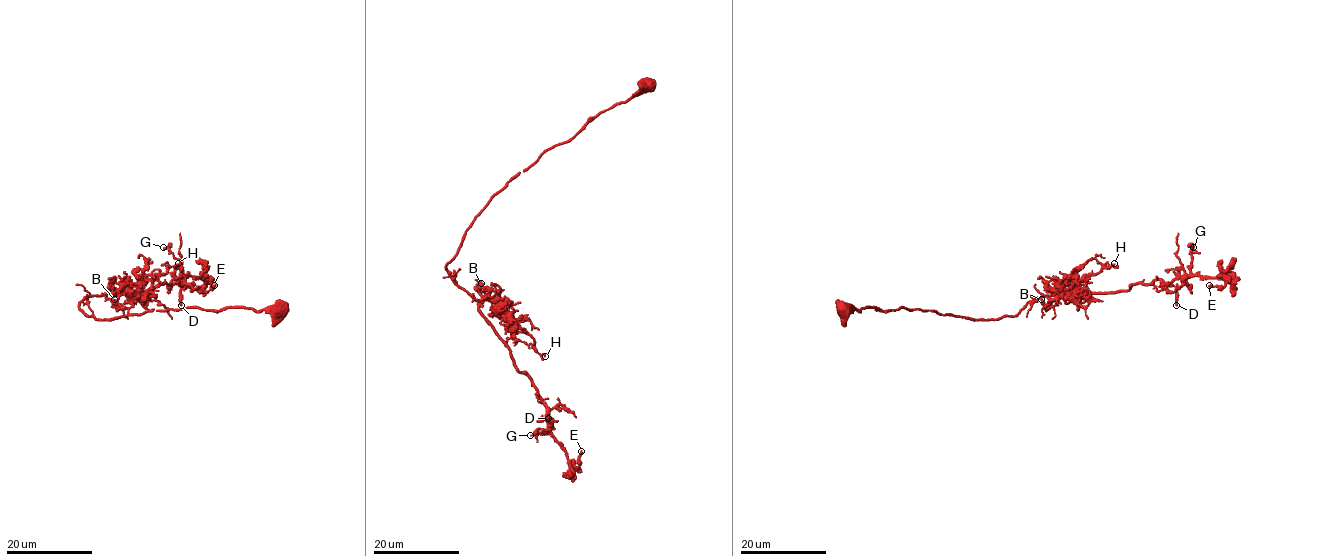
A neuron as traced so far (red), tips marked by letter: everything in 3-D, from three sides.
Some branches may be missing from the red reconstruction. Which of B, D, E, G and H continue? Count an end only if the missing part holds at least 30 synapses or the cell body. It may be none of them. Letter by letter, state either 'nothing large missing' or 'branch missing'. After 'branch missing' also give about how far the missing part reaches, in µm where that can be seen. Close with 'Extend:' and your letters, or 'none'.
B: nothing large missing
D: nothing large missing
E: nothing large missing
G: nothing large missing
H: nothing large missing
Extend: none

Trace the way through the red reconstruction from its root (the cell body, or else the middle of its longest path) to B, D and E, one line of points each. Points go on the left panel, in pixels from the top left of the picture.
B: (280, 308), (182, 307), (97, 319), (79, 307), (83, 299), (112, 292), (119, 293), (120, 307), (114, 299)
D: (280, 308), (97, 319), (79, 307), (92, 296), (143, 293), (182, 276), (181, 305)
E: (280, 308), (97, 319), (79, 307), (92, 296), (143, 293), (184, 275), (214, 285)

